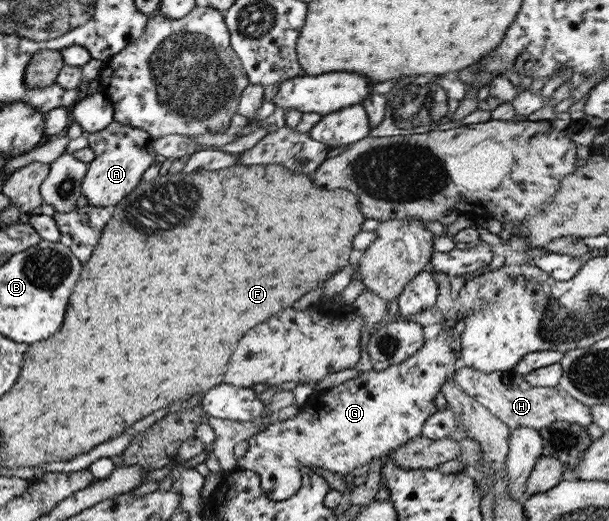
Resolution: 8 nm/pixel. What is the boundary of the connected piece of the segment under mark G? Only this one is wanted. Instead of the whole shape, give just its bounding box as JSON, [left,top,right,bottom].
[234,308,468,502]

